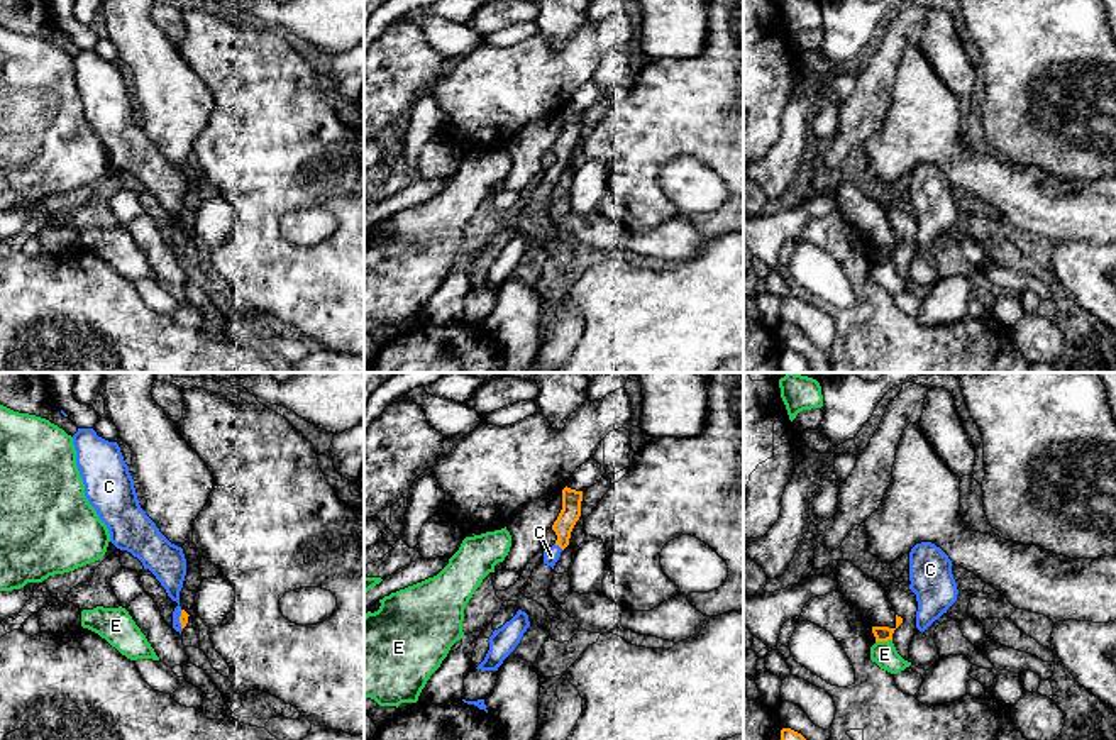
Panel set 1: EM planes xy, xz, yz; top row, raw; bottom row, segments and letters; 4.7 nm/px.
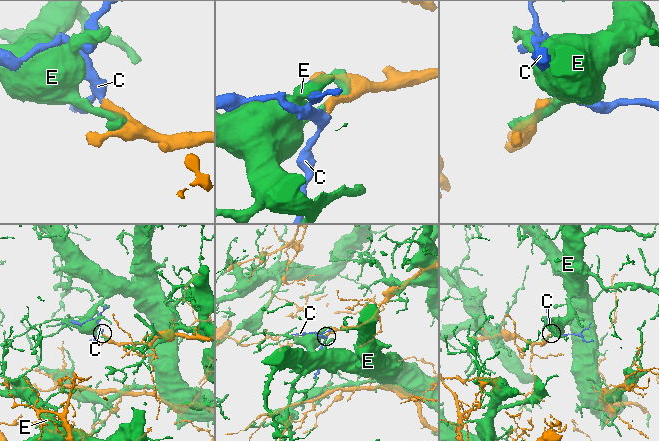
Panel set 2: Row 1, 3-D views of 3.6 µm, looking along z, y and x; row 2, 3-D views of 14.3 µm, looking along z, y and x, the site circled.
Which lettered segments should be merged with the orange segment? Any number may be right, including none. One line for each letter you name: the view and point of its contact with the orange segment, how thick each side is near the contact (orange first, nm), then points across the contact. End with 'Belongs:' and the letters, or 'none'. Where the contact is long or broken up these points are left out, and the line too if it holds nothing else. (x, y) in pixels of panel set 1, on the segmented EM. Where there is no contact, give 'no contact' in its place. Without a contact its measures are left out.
C: contact xz (559, 546); calibres 100 and 80 nm; way xz (571, 500), (559, 546), (551, 556)
Belongs: C

